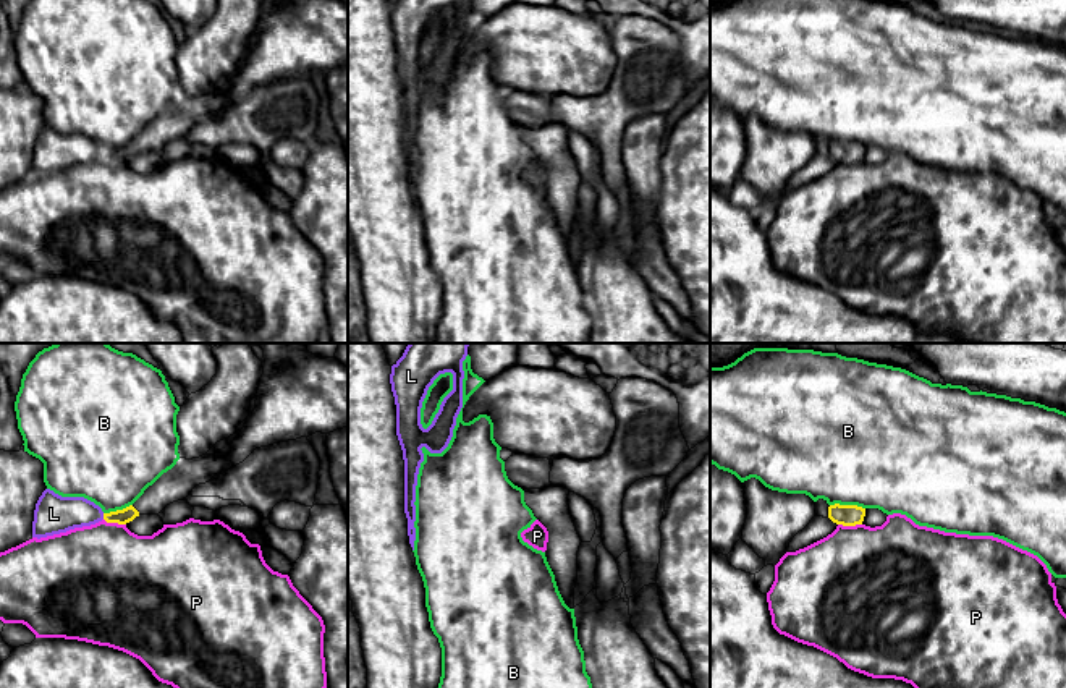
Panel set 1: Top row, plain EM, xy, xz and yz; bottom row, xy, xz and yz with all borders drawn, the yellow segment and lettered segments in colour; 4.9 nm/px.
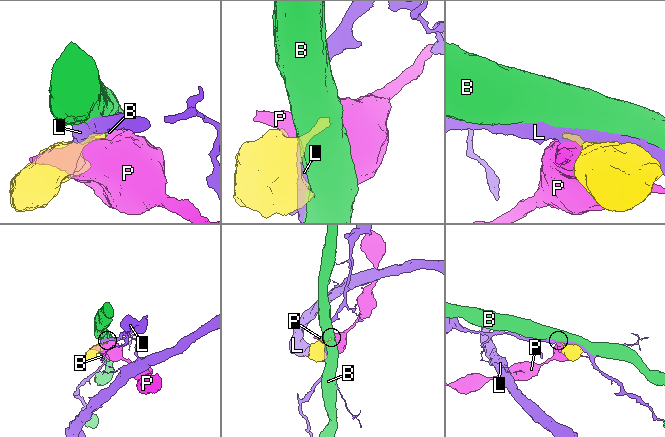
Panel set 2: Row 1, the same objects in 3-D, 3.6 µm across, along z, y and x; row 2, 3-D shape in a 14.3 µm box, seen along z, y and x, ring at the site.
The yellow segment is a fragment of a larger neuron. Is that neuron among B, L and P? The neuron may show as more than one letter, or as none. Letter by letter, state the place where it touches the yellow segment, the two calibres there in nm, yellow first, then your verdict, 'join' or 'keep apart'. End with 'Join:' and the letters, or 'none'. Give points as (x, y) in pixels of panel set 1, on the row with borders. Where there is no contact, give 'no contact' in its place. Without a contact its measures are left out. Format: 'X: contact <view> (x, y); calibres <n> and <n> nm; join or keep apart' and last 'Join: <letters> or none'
B: contact yz (848, 505); calibres 110 and 500 nm; keep apart
L: contact xy (104, 517); calibres 80 and 190 nm; keep apart
P: contact yz (850, 525); calibres 110 and 480 nm; keep apart
Join: none

